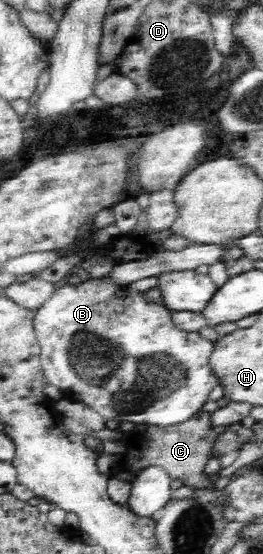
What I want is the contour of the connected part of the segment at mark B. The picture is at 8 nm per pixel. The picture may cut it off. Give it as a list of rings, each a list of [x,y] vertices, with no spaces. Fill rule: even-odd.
[[[108,277],[90,278],[80,281],[77,285],[66,285],[55,288],[52,296],[36,311],[33,318],[33,327],[36,331],[37,343],[41,347],[40,358],[42,358],[42,370],[46,372],[46,376],[54,386],[58,388],[72,388],[68,390],[68,394],[63,395],[63,399],[70,400],[71,402],[82,402],[86,406],[90,406],[97,414],[107,420],[118,420],[120,423],[123,421],[132,422],[134,424],[144,423],[156,426],[172,426],[173,424],[180,424],[185,420],[190,419],[192,416],[201,412],[203,406],[209,402],[209,396],[215,386],[218,386],[216,374],[212,369],[210,363],[210,356],[214,350],[215,344],[205,340],[200,336],[199,332],[188,332],[179,330],[172,321],[172,311],[166,308],[164,303],[149,302],[146,300],[144,293],[133,290],[130,284],[122,285],[108,279]],[[82,384],[88,386],[96,386],[100,390],[90,390],[84,392],[80,390]]]

